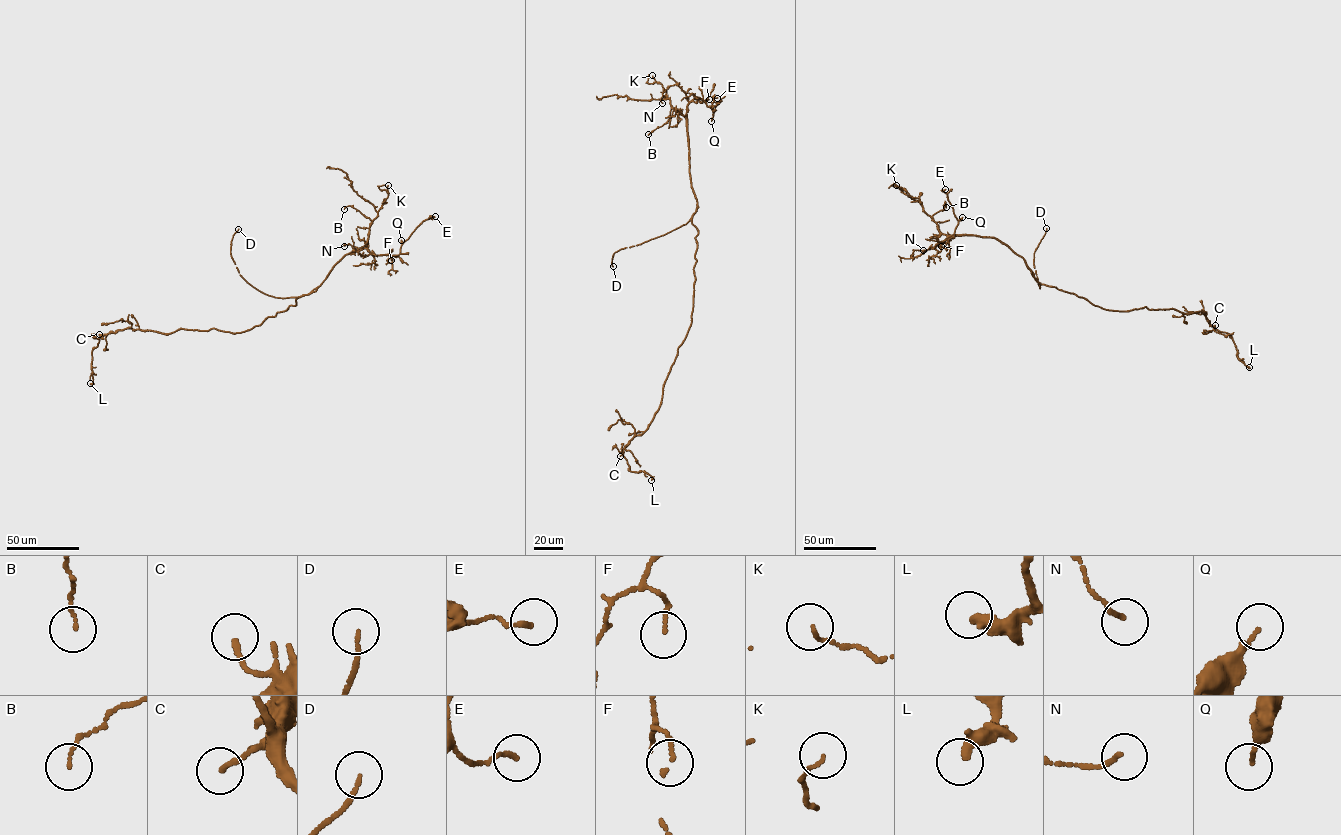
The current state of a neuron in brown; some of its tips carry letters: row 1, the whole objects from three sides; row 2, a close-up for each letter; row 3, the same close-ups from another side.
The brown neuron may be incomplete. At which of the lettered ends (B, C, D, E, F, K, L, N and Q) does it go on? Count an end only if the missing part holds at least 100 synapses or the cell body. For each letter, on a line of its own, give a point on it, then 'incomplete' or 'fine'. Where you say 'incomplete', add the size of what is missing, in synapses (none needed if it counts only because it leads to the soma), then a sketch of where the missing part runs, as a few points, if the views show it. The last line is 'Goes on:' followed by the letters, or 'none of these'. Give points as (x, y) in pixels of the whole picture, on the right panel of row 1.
B: (946, 207) | fine
C: (1215, 325) | fine
D: (1046, 228) | incomplete | (1046, 228), (1053, 201), (1061, 194), (1066, 176), (1059, 166)
E: (945, 189) | fine
F: (941, 246) | fine
K: (896, 185) | fine
L: (1249, 367) | fine
N: (923, 250) | fine
Q: (962, 217) | fine
Goes on: D

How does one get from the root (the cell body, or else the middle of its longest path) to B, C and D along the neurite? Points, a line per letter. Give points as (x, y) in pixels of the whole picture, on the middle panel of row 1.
B: (695, 263), (698, 230), (691, 221), (697, 203), (689, 172), (685, 117), (671, 108), (669, 120), (648, 134)
C: (695, 263), (691, 322), (664, 383), (660, 406), (648, 428), (632, 438), (620, 456)
D: (695, 263), (698, 230), (691, 218), (664, 234), (614, 253), (613, 266)

